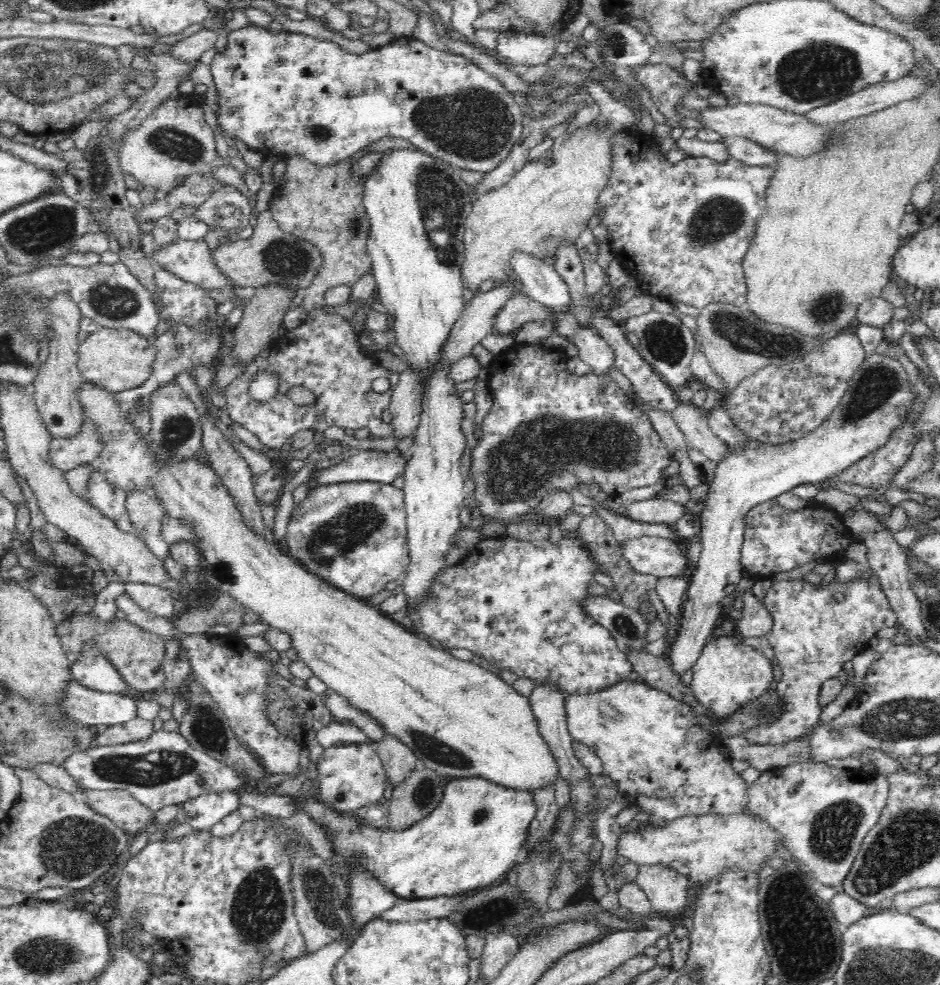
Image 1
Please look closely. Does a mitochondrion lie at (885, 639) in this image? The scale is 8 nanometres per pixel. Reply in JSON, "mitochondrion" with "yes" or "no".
{"mitochondrion":"no"}

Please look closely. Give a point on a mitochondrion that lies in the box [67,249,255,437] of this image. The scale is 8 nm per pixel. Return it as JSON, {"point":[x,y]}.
{"point":[112,302]}

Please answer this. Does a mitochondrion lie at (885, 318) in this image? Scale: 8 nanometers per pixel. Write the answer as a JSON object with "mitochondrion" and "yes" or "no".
{"mitochondrion":"no"}

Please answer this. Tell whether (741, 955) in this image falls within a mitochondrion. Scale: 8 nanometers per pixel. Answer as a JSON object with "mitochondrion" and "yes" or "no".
{"mitochondrion":"no"}

